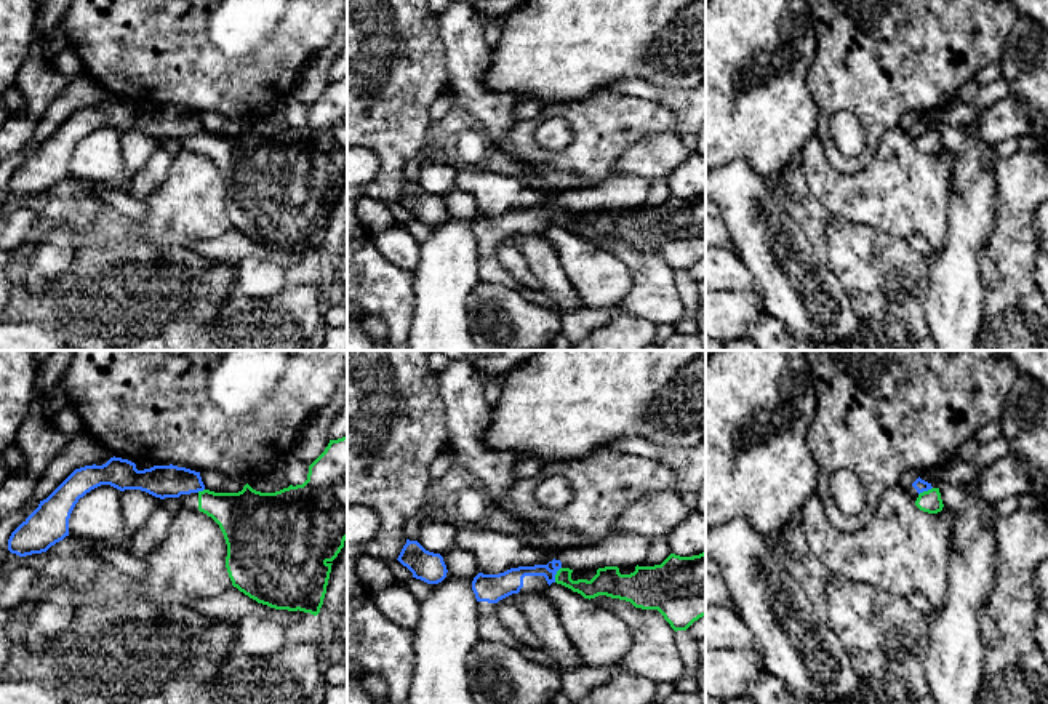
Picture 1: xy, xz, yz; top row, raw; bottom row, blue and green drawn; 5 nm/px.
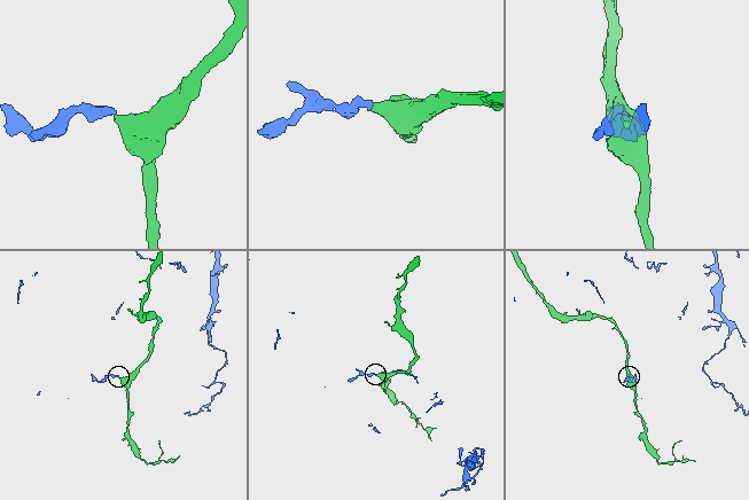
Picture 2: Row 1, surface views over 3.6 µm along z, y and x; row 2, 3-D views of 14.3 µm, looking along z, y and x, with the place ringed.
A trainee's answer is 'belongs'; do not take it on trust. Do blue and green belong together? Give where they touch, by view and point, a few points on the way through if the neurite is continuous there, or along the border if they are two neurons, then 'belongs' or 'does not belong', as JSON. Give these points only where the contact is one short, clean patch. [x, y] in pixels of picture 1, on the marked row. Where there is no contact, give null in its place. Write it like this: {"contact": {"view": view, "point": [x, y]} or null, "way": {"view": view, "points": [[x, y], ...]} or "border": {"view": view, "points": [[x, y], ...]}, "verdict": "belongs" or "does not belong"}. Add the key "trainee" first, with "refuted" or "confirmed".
{"trainee": "refuted", "contact": {"view": "xz", "point": [556, 573]}, "border": {"view": "xz", "points": [[560, 567], [554, 581]]}, "verdict": "does not belong"}

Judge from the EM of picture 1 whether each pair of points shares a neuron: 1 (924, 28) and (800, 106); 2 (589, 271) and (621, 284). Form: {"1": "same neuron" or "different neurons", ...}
{"1": "different neurons", "2": "same neuron"}

